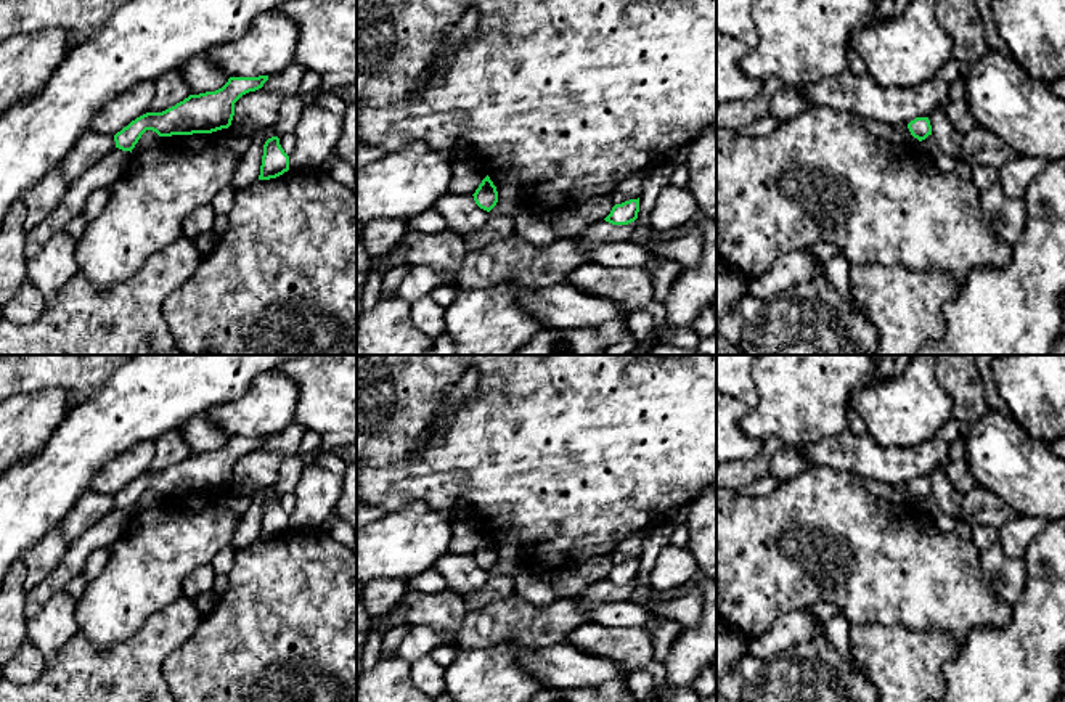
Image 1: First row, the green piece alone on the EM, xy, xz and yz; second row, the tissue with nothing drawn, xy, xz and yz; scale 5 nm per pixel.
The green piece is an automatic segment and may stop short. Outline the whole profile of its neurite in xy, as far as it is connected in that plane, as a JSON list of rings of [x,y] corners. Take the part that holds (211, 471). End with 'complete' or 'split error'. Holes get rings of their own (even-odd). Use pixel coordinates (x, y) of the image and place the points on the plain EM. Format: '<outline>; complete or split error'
[[[268,435],[230,437],[215,450],[190,455],[162,472],[146,472],[114,495],[116,508],[130,511],[146,490],[159,496],[212,493],[231,485],[235,463],[246,453],[263,447]]]; complete

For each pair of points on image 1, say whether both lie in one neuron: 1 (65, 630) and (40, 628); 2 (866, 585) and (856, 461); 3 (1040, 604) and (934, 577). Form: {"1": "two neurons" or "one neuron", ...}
{"1": "one neuron", "2": "two neurons", "3": "two neurons"}

